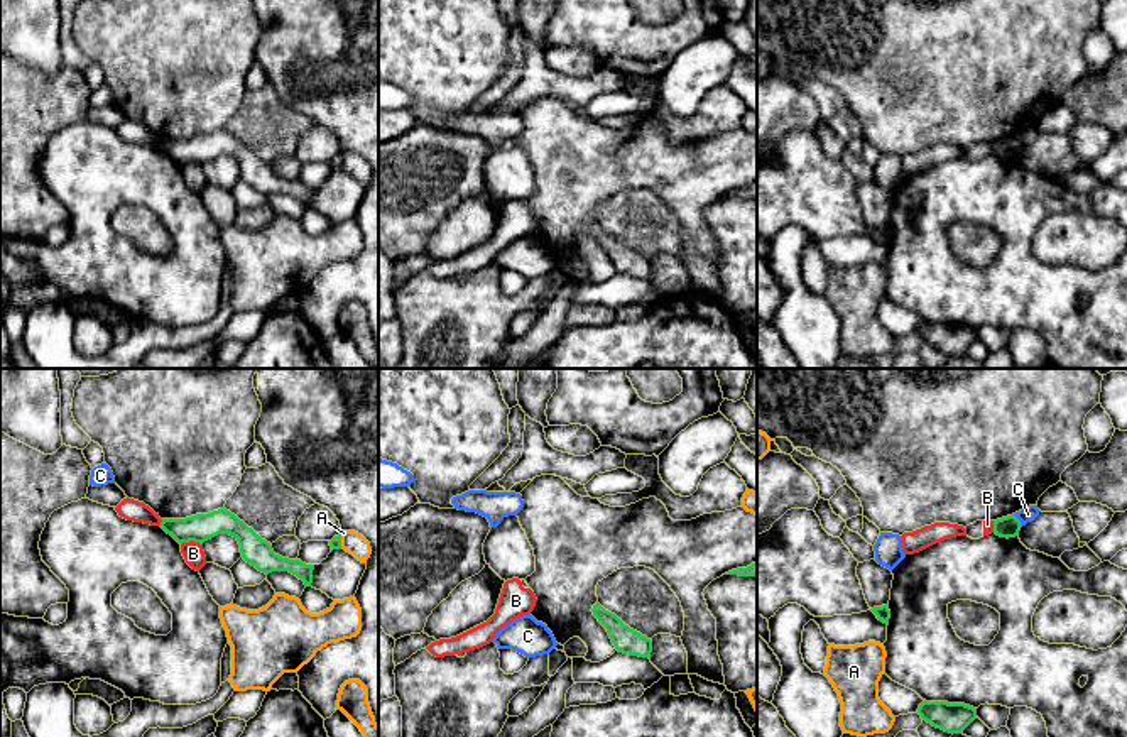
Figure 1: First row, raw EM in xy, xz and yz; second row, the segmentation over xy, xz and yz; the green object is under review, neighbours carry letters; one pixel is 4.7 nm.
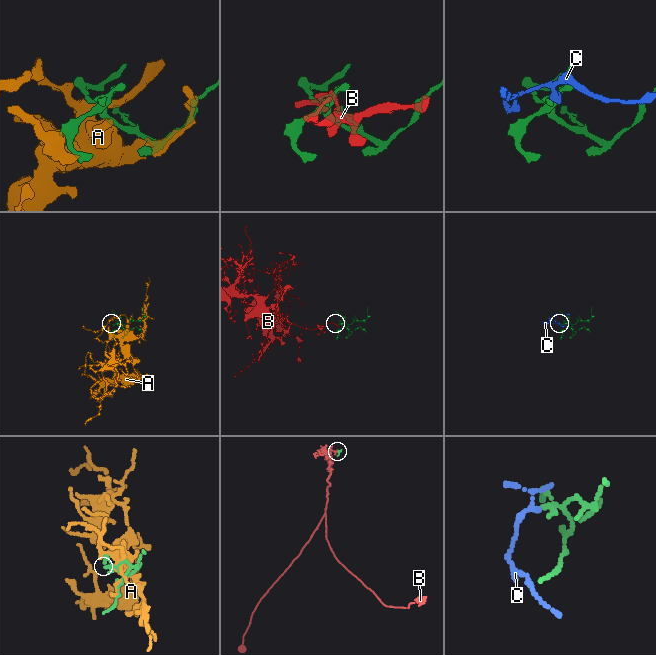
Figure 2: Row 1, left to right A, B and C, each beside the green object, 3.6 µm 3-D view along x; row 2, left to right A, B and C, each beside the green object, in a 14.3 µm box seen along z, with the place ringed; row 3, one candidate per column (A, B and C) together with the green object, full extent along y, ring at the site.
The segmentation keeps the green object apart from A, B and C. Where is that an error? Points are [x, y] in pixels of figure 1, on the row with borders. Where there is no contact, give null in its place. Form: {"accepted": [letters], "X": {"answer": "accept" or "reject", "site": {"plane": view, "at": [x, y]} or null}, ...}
{"accepted": [], "A": {"answer": "reject", "site": {"plane": "xy", "at": [340, 541]}}, "B": {"answer": "reject", "site": {"plane": "xy", "at": [191, 540]}}, "C": {"answer": "reject", "site": {"plane": "yz", "at": [1019, 521]}}}

